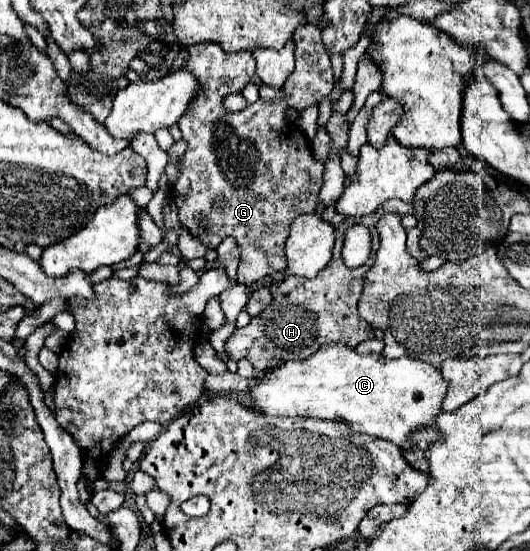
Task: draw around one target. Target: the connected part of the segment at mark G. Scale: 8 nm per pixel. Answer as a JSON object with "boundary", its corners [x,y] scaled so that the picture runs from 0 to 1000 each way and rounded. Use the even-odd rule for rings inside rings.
{"boundary":[[[575,44],[560,51],[560,58],[553,62],[553,73],[557,73],[557,127],[545,134],[542,149],[534,152],[530,178],[519,189],[504,189],[500,181],[489,178],[481,189],[470,189],[462,200],[440,203],[440,207],[421,196],[425,171],[417,163],[406,167],[406,160],[421,149],[421,127],[436,123],[436,116],[451,116],[451,109],[470,109],[466,91],[425,94],[413,80],[402,80],[402,76],[349,83],[357,98],[349,109],[349,123],[357,123],[357,131],[364,131],[364,138],[372,142],[375,167],[357,185],[357,200],[349,203],[349,211],[342,211],[342,218],[334,221],[342,232],[345,254],[353,258],[353,272],[338,298],[338,316],[334,316],[330,334],[323,338],[319,359],[334,374],[342,407],[383,443],[409,450],[428,428],[440,428],[451,439],[455,515],[474,515],[508,497],[538,490],[542,483],[538,436],[545,428],[545,410],[560,392],[594,385],[598,356],[609,334],[609,305],[613,305],[609,294],[594,290],[579,250],[568,240],[549,236],[549,229],[538,218],[538,203],[545,196],[572,200],[621,174],[632,152],[625,105],[613,94],[613,83],[606,76],[606,54],[598,54],[594,47]],[[372,392],[379,392],[387,407],[372,410]]]}

